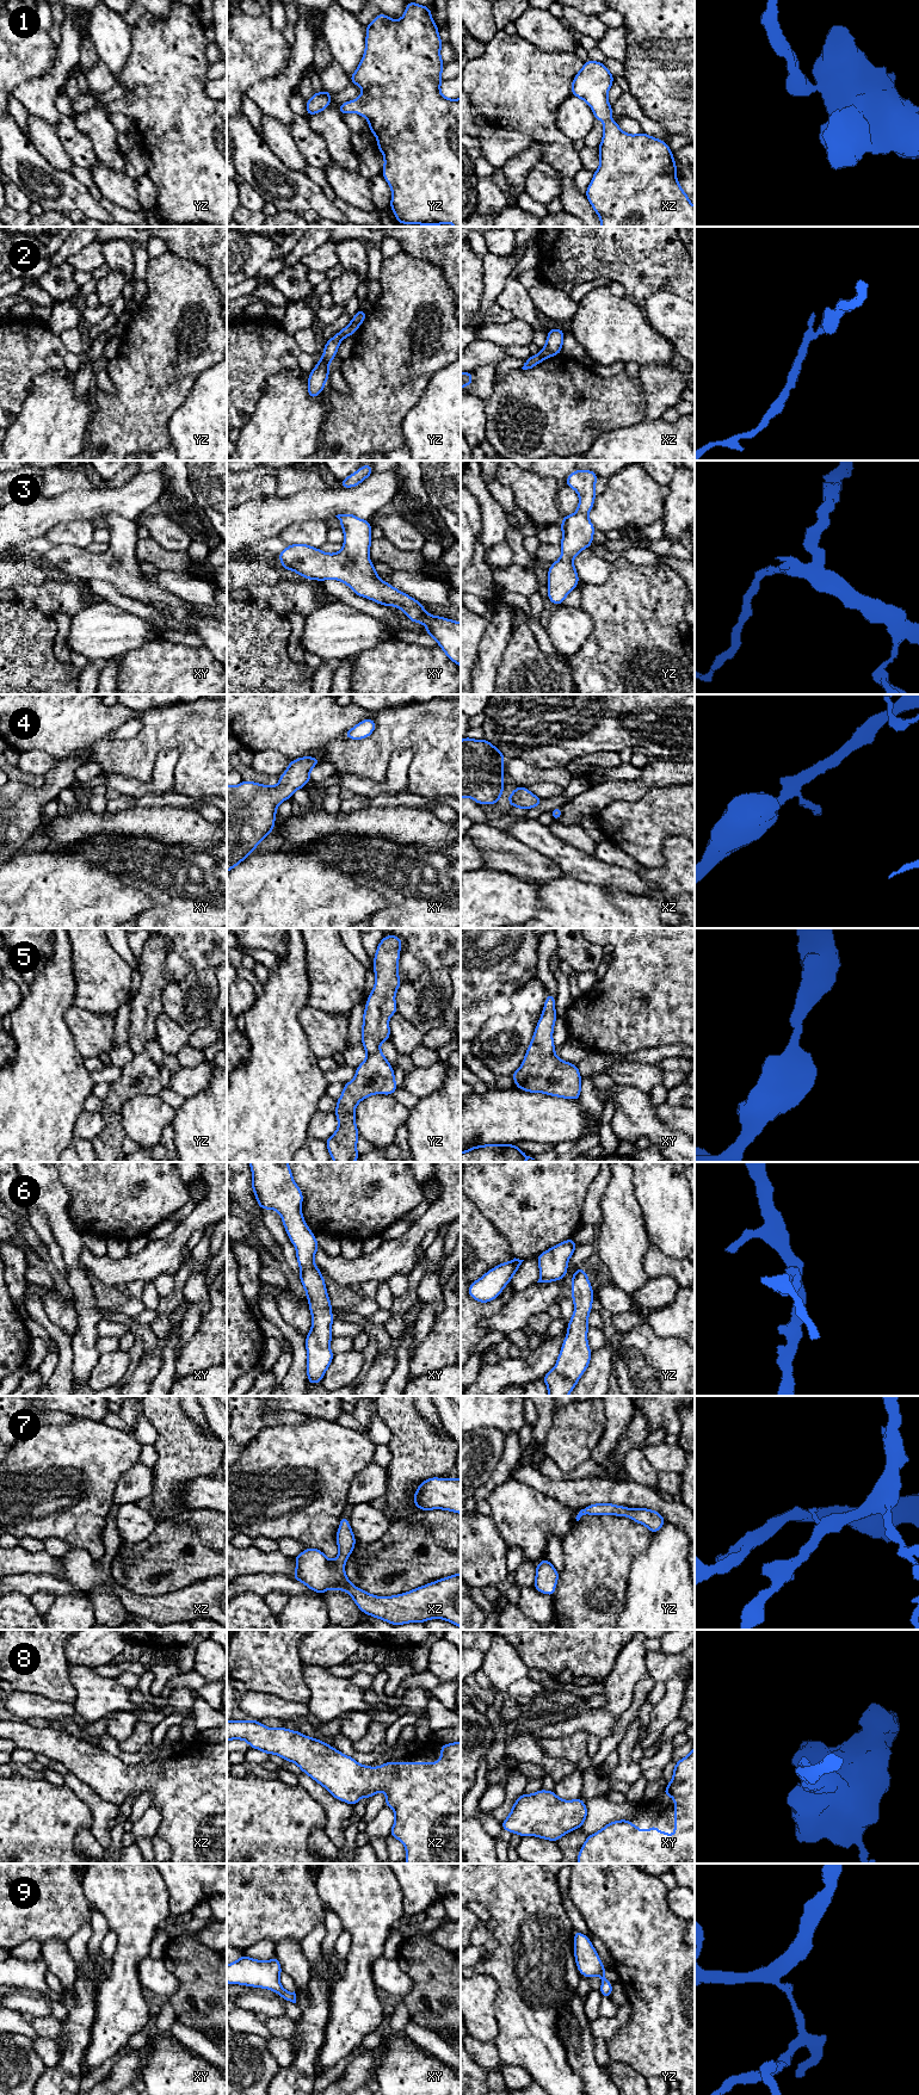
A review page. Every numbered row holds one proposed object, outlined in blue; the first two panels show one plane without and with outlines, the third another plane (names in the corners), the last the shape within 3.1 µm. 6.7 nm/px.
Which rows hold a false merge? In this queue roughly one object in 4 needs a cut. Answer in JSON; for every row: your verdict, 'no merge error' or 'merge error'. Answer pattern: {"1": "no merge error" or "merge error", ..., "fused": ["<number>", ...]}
{"1": "no merge error", "2": "merge error", "3": "no merge error", "4": "no merge error", "5": "no merge error", "6": "no merge error", "7": "no merge error", "8": "no merge error", "9": "no merge error", "fused": ["2"]}

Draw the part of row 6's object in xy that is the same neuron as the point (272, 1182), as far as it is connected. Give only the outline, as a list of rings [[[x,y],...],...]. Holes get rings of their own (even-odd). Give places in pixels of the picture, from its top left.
[[[248,1162],[252,1169],[252,1189],[261,1211],[276,1210],[296,1248],[300,1280],[306,1290],[312,1314],[312,1329],[306,1336],[307,1376],[309,1384],[321,1383],[332,1364],[333,1306],[326,1290],[325,1278],[314,1262],[319,1243],[306,1224],[301,1212],[303,1194],[292,1178],[288,1162]]]

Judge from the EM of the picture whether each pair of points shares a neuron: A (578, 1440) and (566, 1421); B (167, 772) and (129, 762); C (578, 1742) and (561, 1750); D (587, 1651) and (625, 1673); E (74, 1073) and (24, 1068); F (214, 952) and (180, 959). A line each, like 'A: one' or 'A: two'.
A: one
B: two
C: one
D: two
E: one
F: one

